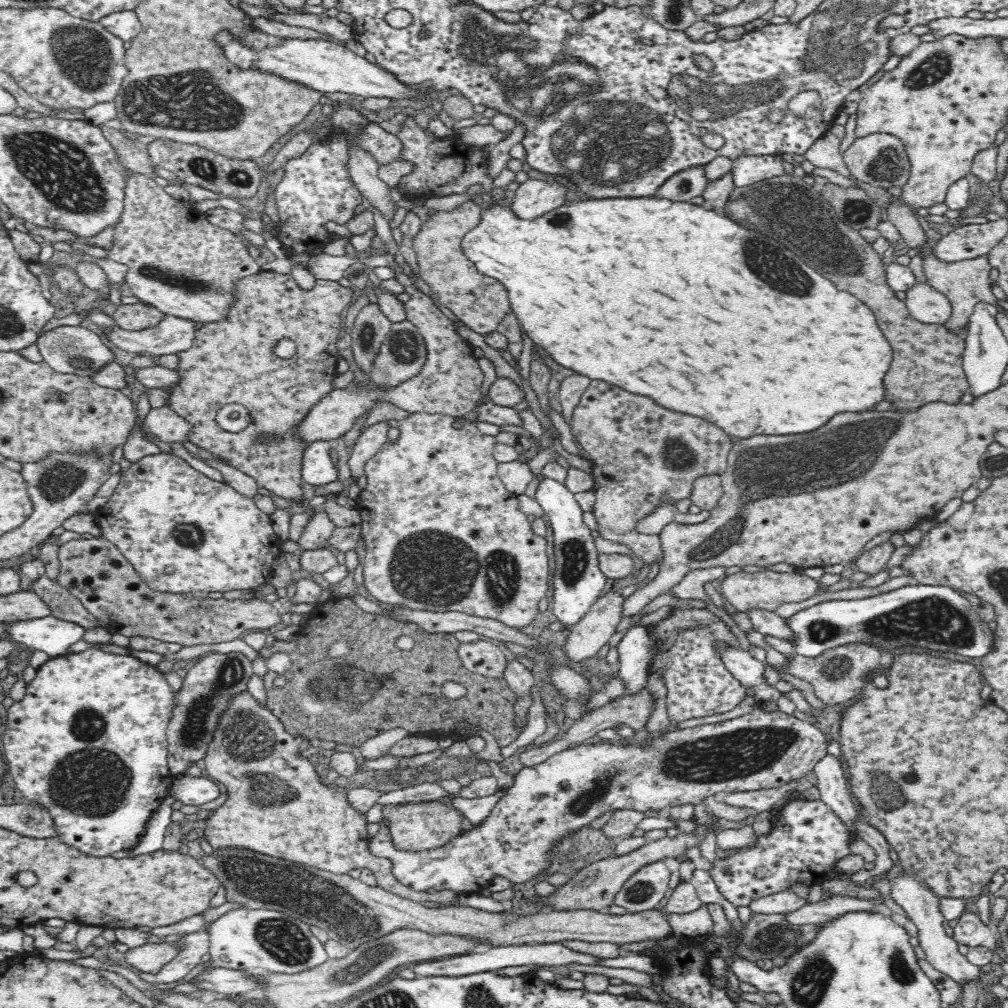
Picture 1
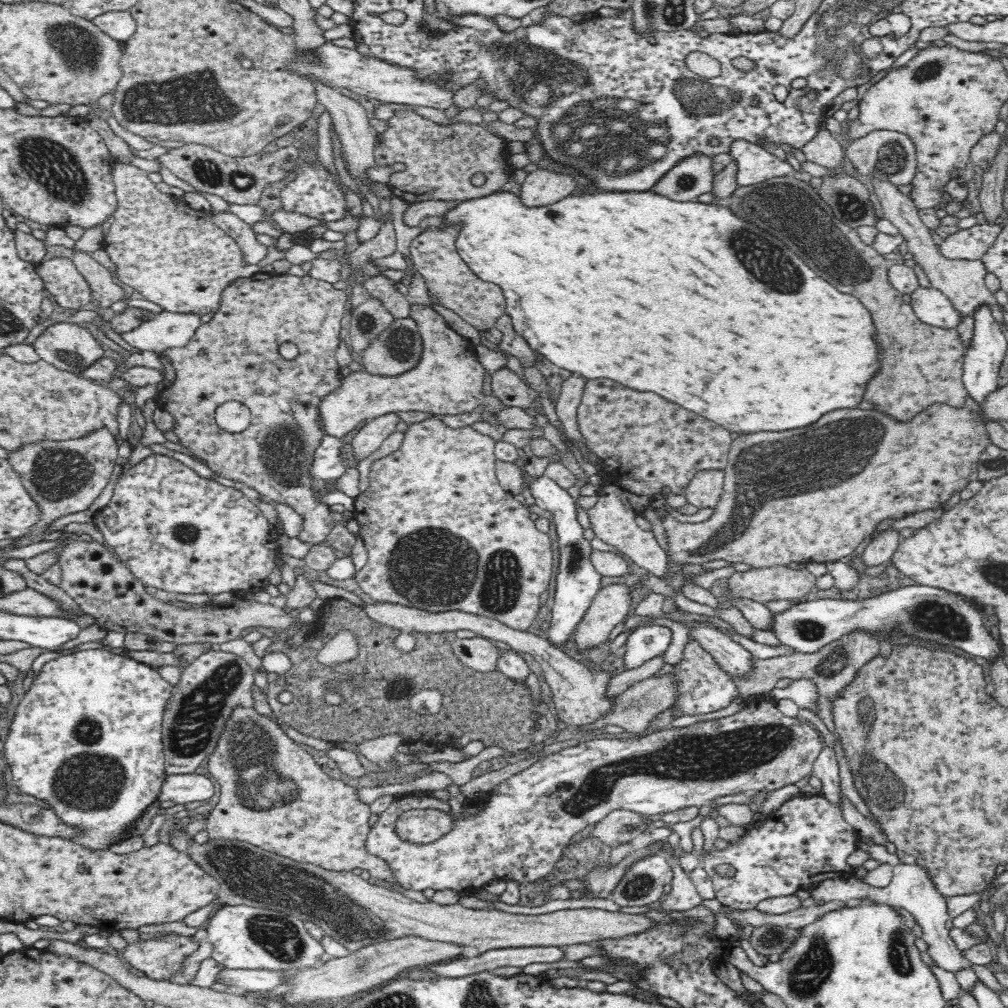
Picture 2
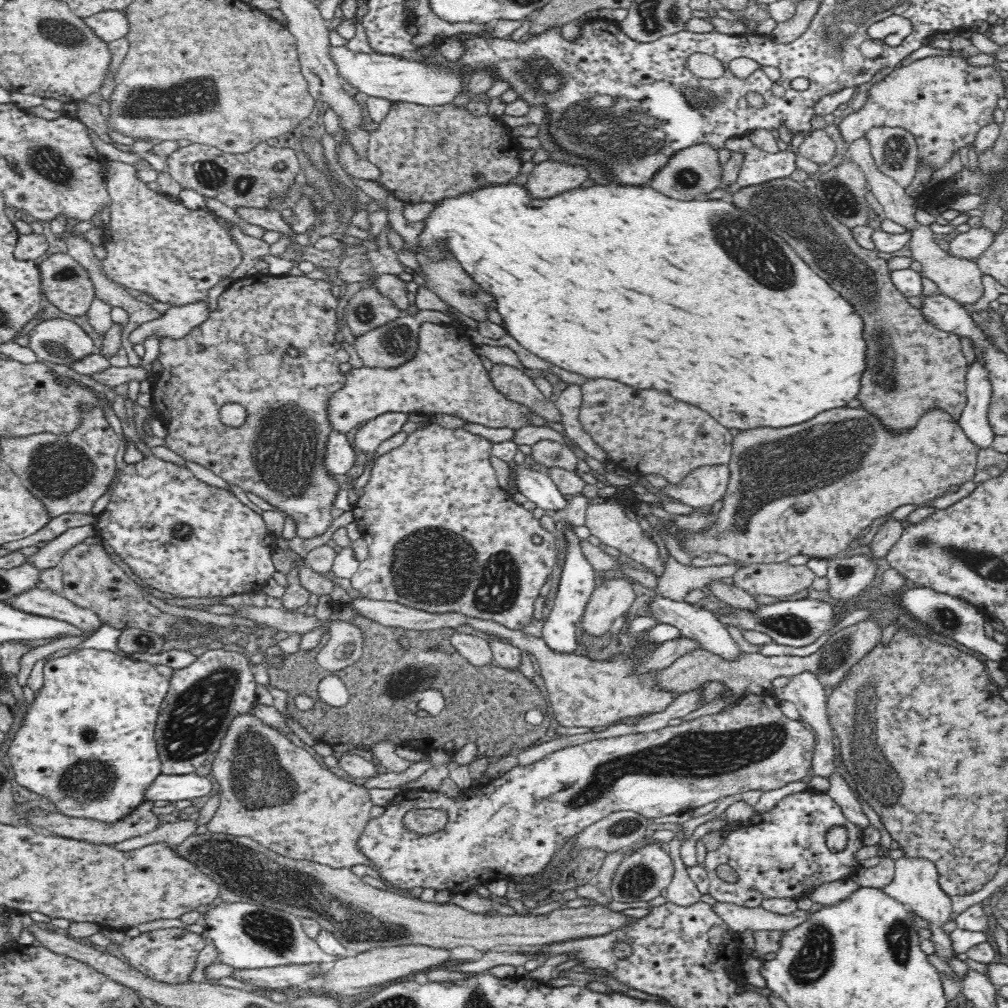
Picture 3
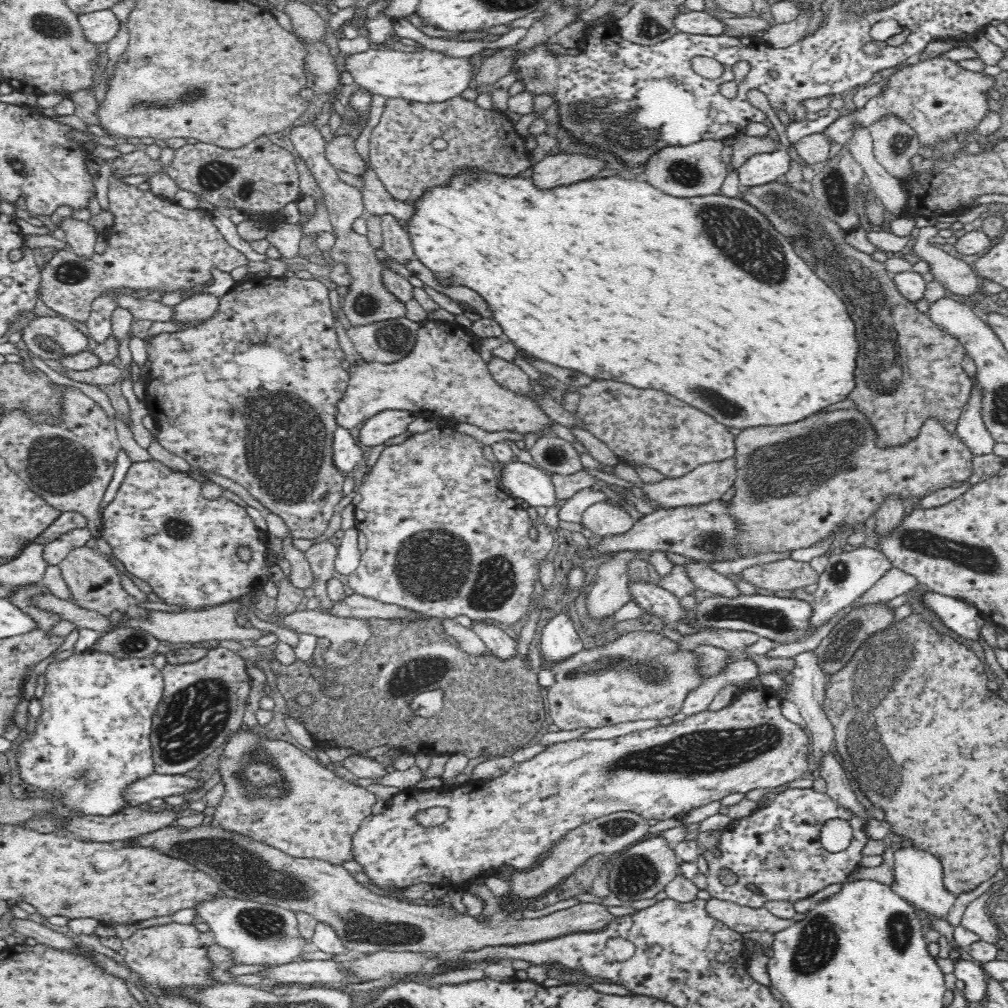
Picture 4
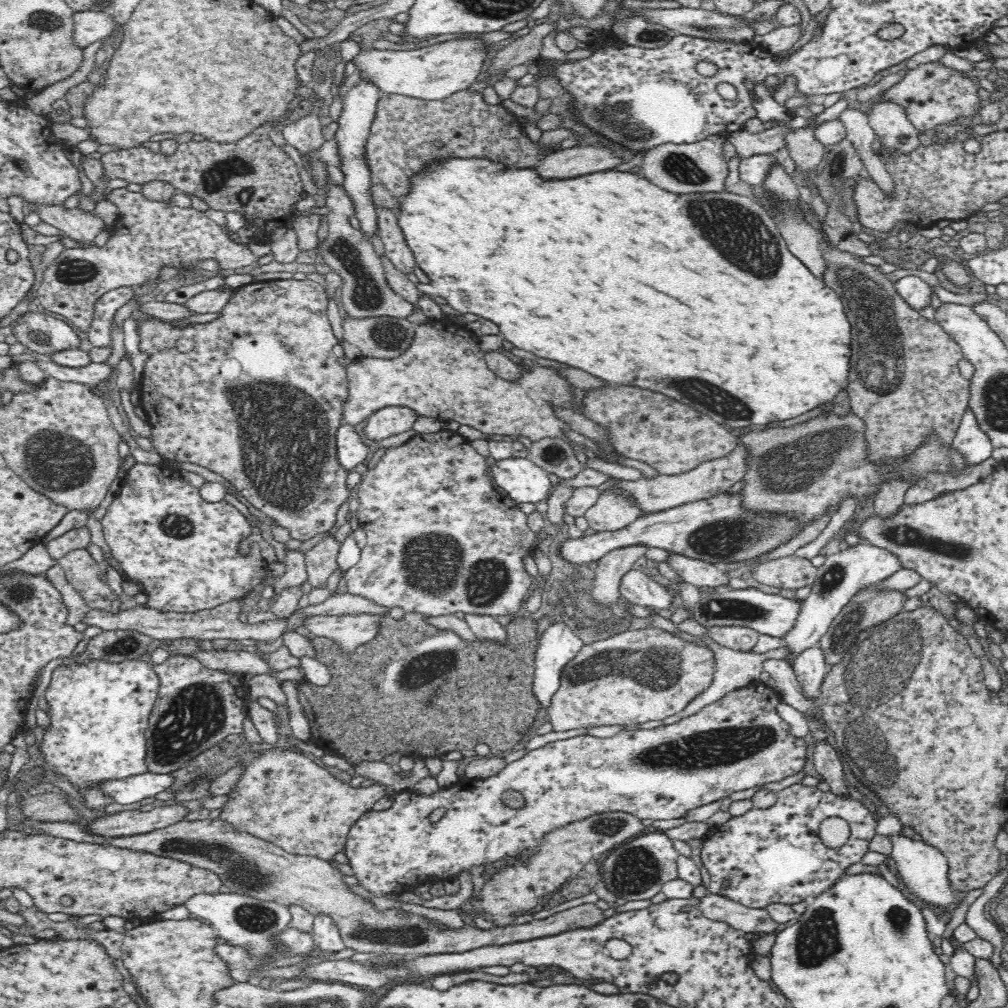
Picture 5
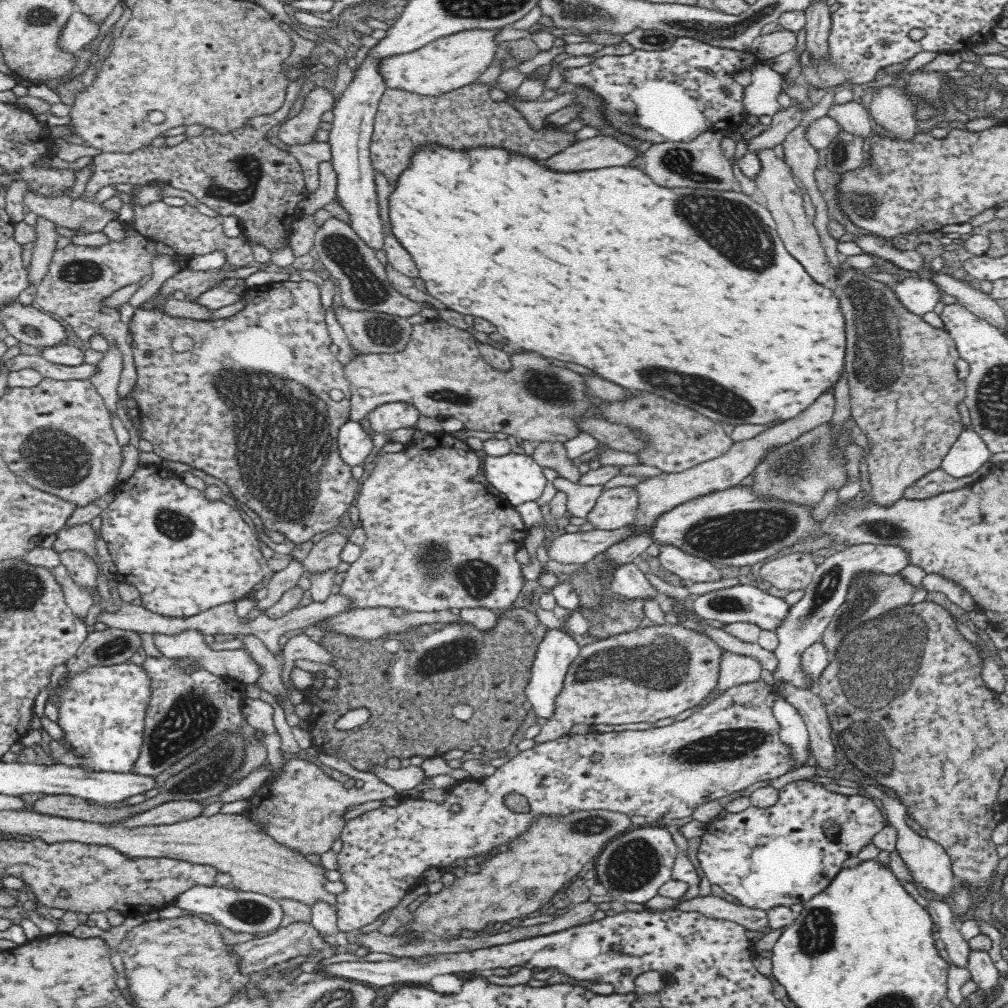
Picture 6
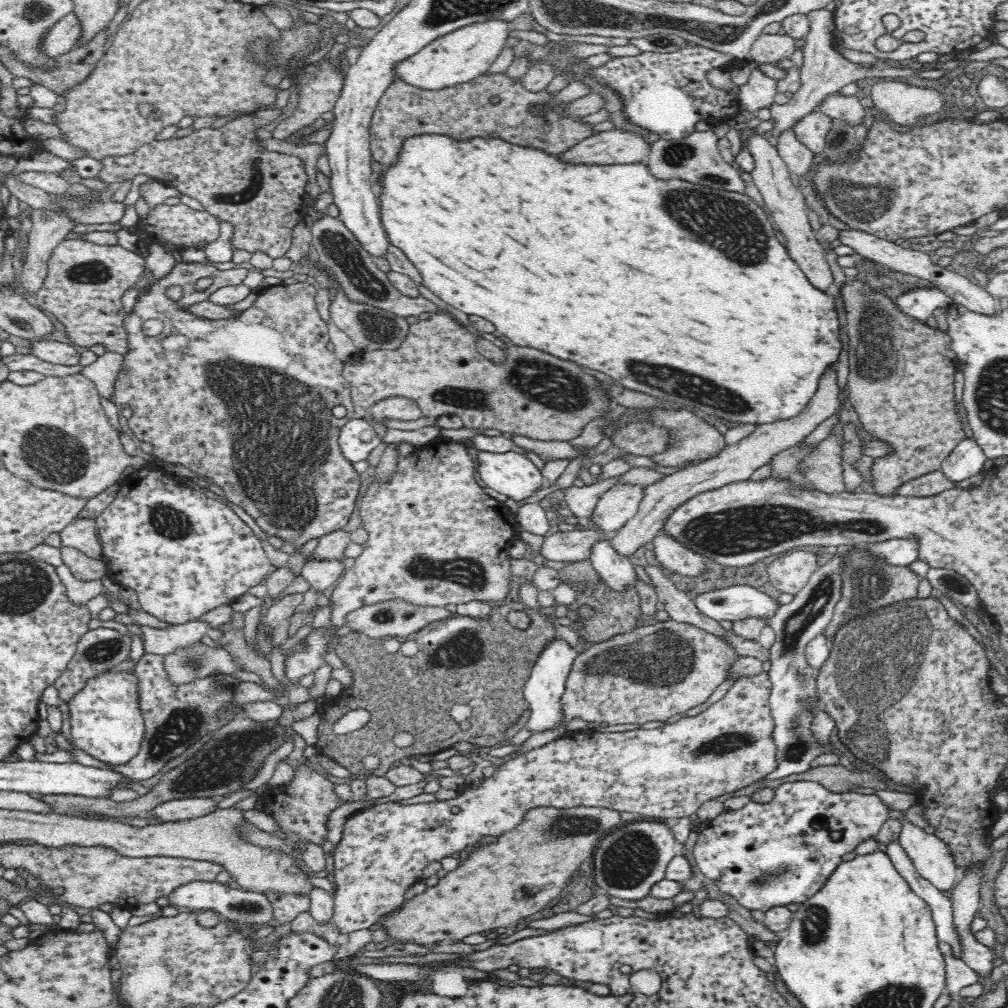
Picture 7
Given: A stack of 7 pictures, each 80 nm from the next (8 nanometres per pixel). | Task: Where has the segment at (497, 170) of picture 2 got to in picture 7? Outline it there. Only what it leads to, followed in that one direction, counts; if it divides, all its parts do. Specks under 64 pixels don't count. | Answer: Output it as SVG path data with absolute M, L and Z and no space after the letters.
M487 71L468 82L438 90L418 88L396 77L374 108L371 126L368 128L371 153L374 160L390 166L396 162L402 140L406 136L431 132L454 138L495 136L512 144L539 148L550 154L561 154L600 131L594 129L595 124L581 122L583 117L568 115L567 106L571 102L562 102L547 108L555 94L556 92L550 92L546 88L538 92L526 90L522 81L508 76L507 71Z

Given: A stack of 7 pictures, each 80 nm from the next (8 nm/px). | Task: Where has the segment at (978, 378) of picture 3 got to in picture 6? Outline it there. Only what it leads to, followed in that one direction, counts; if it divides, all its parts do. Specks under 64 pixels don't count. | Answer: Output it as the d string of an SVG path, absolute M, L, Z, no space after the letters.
M972 427L964 429L941 463L941 470L954 478L964 478L991 461L991 453Z

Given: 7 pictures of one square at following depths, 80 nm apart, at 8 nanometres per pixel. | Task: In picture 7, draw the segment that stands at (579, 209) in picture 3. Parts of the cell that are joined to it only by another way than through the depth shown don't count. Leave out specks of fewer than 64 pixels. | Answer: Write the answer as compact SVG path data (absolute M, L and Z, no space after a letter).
M431 132L406 136L396 162L385 166L382 174L373 182L386 236L390 244L400 248L418 269L423 286L452 308L486 318L496 326L496 331L510 338L511 345L538 348L562 360L578 362L578 365L602 372L617 380L622 387L635 392L690 407L704 414L754 425L798 416L817 392L820 374L838 360L841 349L838 330L842 322L834 310L832 291L824 293L812 286L776 238L766 211L747 194L716 190L714 200L712 188L692 184L681 178L658 178L650 172L644 161L632 164L573 164L564 162L560 154L512 144L500 137L454 138Z

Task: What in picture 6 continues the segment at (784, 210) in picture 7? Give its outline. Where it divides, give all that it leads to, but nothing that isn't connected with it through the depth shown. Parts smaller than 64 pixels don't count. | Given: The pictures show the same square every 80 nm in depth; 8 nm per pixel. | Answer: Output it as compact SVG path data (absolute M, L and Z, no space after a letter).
M758 148L755 153L758 155L758 159L760 159L760 170L754 176L758 188L758 197L762 200L768 211L770 211L774 223L776 223L776 230L783 240L785 247L792 254L792 257L798 260L806 269L812 280L820 285L832 285L835 271L830 267L830 263L826 259L824 247L820 243L813 221L804 211L804 205L802 205L804 189L796 185L789 166L774 153L774 149Z

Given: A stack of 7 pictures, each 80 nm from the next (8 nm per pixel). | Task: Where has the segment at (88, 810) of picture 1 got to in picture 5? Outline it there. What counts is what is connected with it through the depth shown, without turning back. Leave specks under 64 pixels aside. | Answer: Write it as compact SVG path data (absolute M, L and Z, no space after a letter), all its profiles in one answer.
M128 659L124 662L110 663L88 661L83 665L71 663L66 667L57 667L51 676L51 683L43 699L47 700L52 727L46 731L44 741L32 751L32 761L40 763L40 774L46 774L46 766L52 766L57 776L75 784L86 800L88 808L100 810L112 803L112 798L104 795L98 787L86 789L86 784L108 778L128 778L134 774L146 773L146 739L144 732L148 728L148 718L158 696L160 681L154 667L148 662Z

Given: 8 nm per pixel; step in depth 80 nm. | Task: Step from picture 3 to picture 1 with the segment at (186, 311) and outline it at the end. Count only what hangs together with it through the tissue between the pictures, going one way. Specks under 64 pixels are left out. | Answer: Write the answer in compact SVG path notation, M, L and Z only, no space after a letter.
M163 314L156 327L134 331L115 327L107 336L112 346L126 352L160 357L189 350L195 340L196 325L192 320Z

